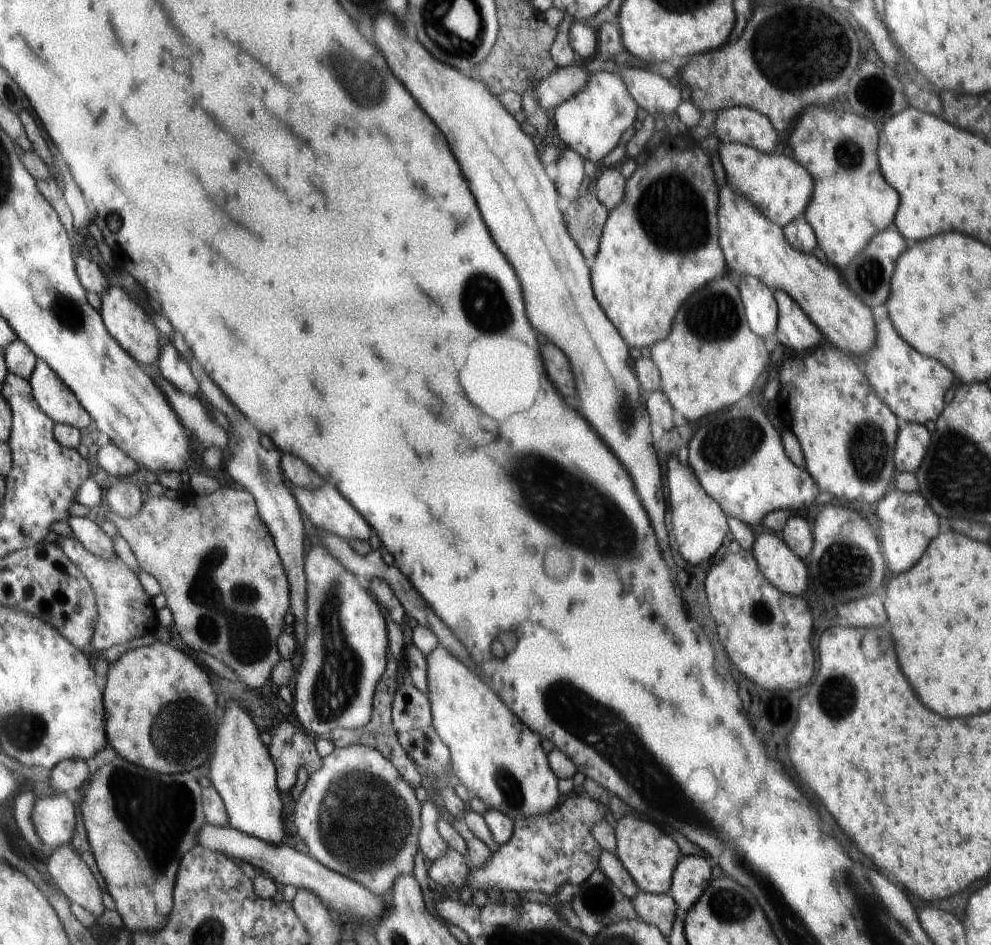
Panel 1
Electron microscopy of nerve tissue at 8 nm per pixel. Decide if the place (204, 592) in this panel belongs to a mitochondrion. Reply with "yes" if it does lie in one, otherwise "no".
yes

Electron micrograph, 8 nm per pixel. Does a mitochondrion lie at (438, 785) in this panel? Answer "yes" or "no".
no

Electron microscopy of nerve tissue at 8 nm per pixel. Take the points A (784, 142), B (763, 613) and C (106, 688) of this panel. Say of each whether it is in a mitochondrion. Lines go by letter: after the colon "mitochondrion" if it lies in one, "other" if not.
A: other
B: mitochondrion
C: other

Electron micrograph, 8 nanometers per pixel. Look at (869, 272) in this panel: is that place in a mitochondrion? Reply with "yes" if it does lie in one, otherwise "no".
yes

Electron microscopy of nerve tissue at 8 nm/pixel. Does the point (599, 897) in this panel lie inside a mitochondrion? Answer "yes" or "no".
yes

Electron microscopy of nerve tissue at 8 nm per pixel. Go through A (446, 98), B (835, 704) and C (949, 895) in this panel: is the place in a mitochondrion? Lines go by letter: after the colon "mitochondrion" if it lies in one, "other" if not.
A: other
B: mitochondrion
C: other

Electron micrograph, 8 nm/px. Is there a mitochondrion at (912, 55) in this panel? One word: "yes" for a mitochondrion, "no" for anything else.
no

